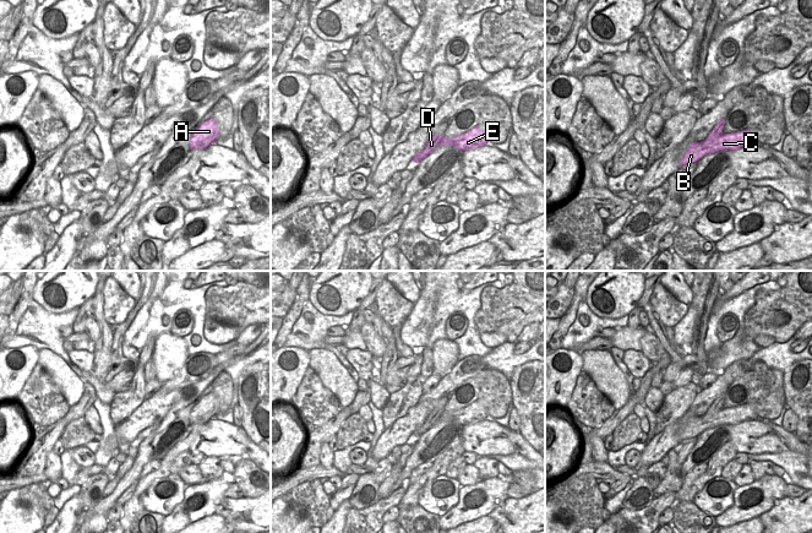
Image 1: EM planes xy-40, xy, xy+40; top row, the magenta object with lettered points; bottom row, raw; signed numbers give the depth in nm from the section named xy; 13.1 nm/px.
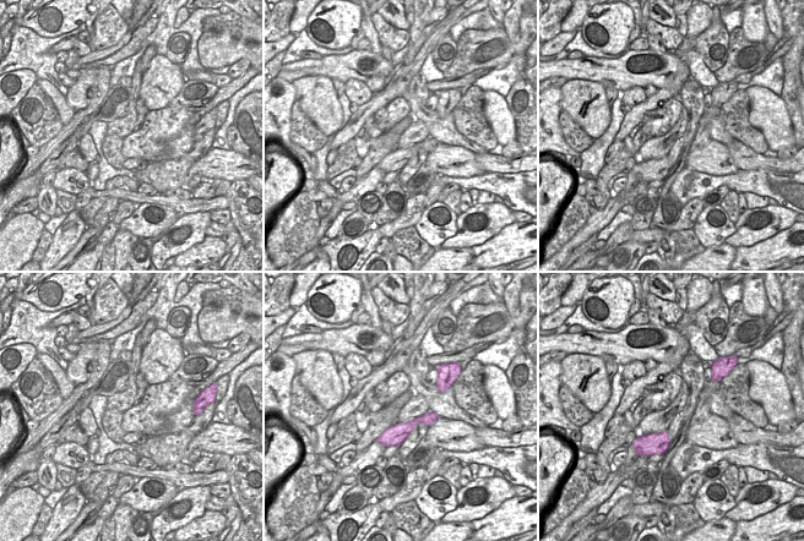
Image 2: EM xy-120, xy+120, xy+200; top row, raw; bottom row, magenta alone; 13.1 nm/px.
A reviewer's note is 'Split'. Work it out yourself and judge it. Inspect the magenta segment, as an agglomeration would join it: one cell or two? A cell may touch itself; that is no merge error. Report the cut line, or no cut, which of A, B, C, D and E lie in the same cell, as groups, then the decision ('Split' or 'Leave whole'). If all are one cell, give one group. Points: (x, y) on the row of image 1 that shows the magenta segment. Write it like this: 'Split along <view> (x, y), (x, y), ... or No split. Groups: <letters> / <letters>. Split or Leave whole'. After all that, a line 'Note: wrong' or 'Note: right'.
Split along xy+40 (724, 134), (706, 140). Groups: A B C E / D. Split.
Note: right

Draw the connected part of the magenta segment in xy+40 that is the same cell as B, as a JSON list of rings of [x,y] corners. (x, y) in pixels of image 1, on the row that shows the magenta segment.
[[[748,129],[739,132],[724,134],[715,140],[704,140],[690,143],[680,161],[680,168],[687,164],[697,163],[707,154],[713,154],[719,151],[737,151],[742,147],[757,145],[759,145],[757,138]]]

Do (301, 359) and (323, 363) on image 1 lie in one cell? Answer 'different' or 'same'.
different

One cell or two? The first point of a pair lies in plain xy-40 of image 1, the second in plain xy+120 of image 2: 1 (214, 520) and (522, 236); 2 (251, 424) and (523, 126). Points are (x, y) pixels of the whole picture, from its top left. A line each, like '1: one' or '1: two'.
1: two
2: one

